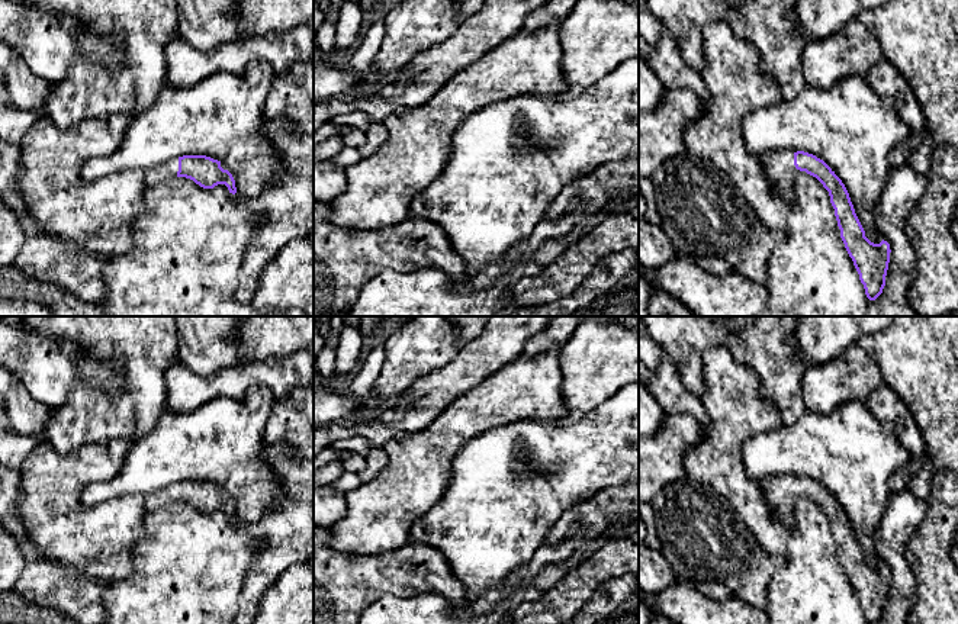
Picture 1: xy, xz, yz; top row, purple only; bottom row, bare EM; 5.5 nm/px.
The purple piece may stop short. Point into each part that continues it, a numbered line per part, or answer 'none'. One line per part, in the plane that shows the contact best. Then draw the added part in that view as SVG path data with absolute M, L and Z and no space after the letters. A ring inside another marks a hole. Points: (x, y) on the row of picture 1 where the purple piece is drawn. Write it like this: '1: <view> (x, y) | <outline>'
1: yz (778, 166) | M766 152L758 155L758 160L763 167L765 176L771 180L772 189L779 193L785 202L793 202L795 177L800 173L806 173L795 168L794 152Z

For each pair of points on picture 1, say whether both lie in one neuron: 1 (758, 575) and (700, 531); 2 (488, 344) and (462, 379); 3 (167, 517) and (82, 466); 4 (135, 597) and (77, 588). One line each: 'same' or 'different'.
1: same
2: same
3: different
4: different

